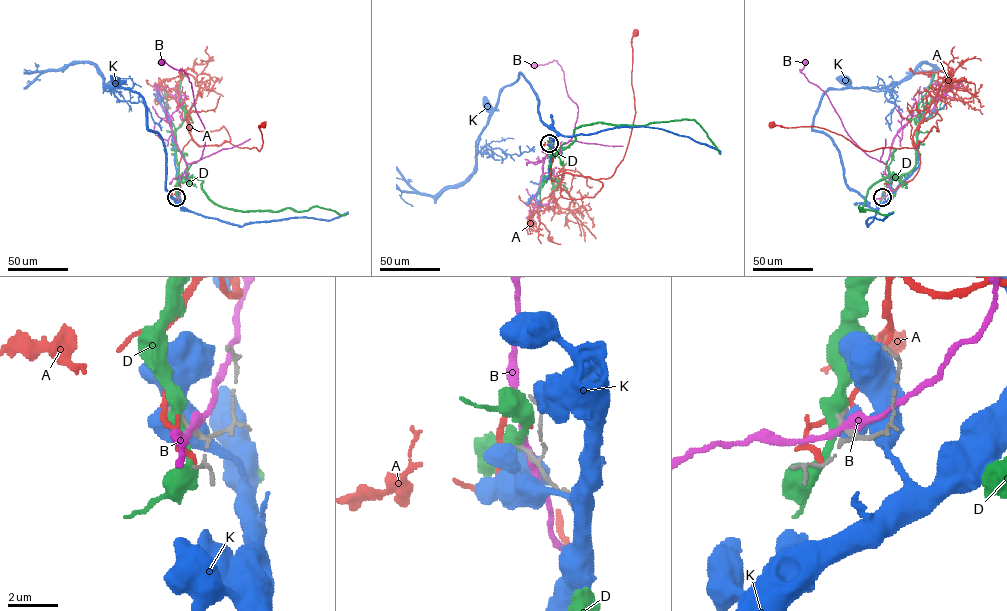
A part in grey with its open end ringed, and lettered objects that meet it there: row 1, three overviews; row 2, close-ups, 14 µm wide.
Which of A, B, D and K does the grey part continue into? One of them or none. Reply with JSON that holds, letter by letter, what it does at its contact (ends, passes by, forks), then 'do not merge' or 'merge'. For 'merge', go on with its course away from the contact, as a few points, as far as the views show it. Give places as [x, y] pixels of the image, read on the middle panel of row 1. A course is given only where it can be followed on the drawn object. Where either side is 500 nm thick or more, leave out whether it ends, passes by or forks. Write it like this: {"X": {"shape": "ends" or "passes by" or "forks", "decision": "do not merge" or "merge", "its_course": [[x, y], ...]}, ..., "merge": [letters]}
{"A": {"shape": "passes by", "decision": "do not merge"}, "B": {"shape": "passes by", "decision": "do not merge"}, "D": {"decision": "do not merge"}, "K": {"decision": "do not merge"}, "merge": []}

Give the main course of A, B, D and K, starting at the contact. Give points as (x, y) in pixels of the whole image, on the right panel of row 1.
A: (882, 197), (917, 173), (912, 139), (914, 146), (918, 141), (914, 148), (866, 151), (822, 128), (771, 124)
B: (882, 198), (890, 190), (886, 164), (868, 155), (849, 135), (827, 95), (800, 70), (805, 62)
D: (882, 197), (891, 177), (868, 190), (862, 207), (865, 211), (860, 211), (859, 206), (884, 215), (893, 211)
K: (882, 197), (873, 209), (853, 191), (835, 143), (812, 130), (820, 98), (828, 89), (851, 87), (845, 80)

